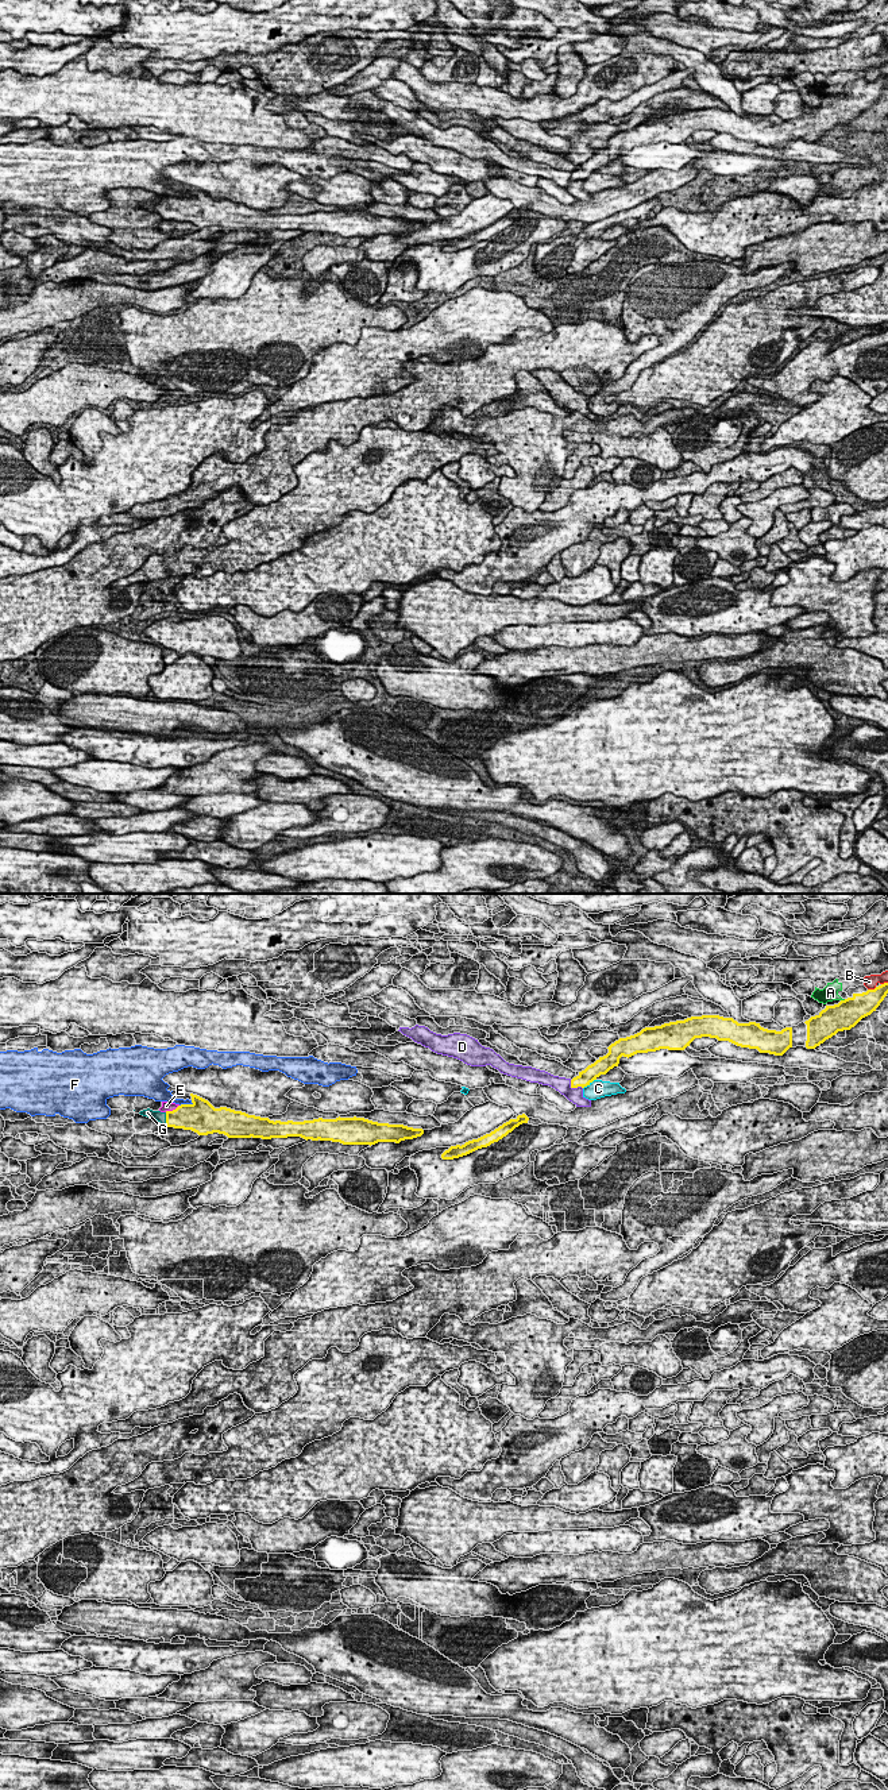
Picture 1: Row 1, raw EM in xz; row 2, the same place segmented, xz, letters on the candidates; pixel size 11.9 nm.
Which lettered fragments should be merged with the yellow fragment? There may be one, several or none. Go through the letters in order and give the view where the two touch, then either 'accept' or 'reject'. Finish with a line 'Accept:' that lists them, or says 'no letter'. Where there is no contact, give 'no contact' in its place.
A: meets yellow in xz; reject
B: meets yellow in xz; reject
C: meets yellow in xz; reject
D: meets yellow in xz; reject
E: meets yellow in xz; accept
F: meets yellow in xz; reject
G: meets yellow in xz; accept
Accept: E, G

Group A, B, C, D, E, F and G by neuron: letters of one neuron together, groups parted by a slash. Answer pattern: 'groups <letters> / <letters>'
groups A B / C / D / E G / F

